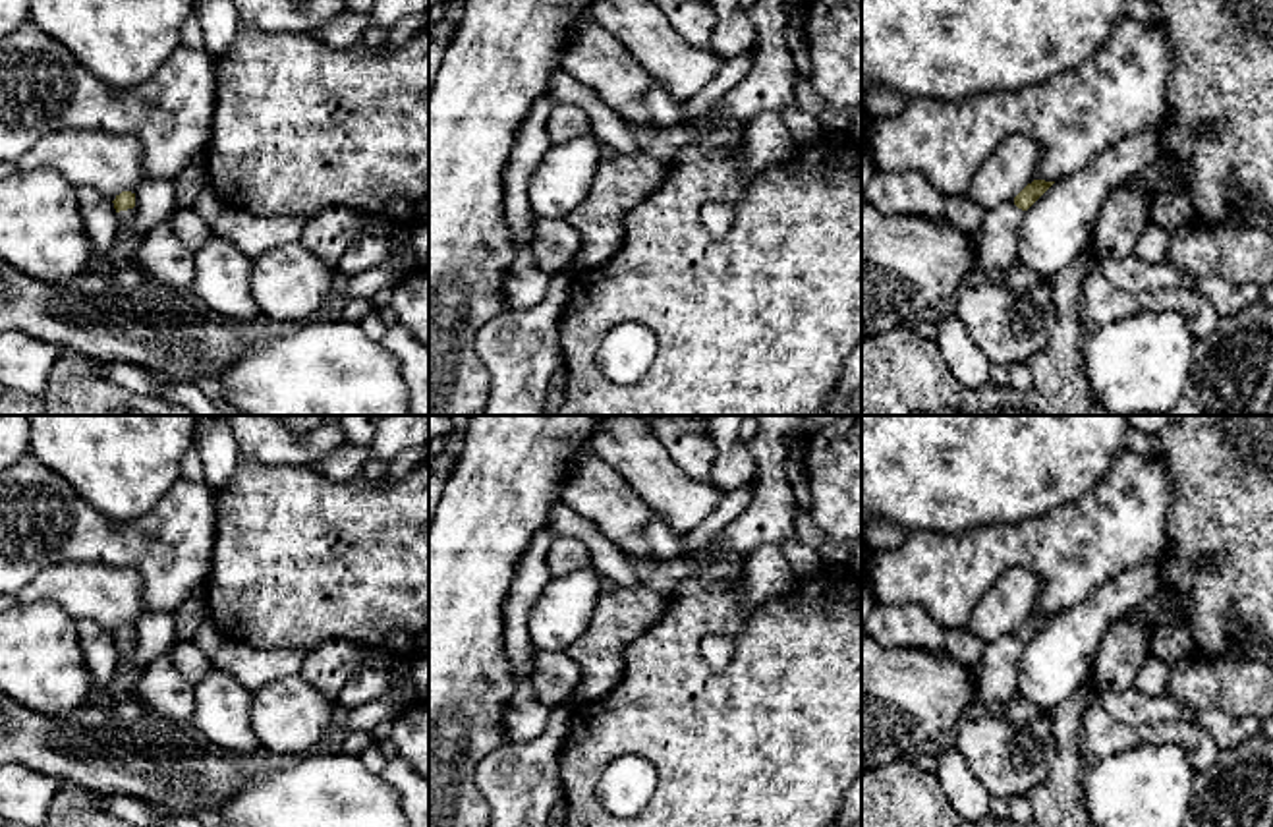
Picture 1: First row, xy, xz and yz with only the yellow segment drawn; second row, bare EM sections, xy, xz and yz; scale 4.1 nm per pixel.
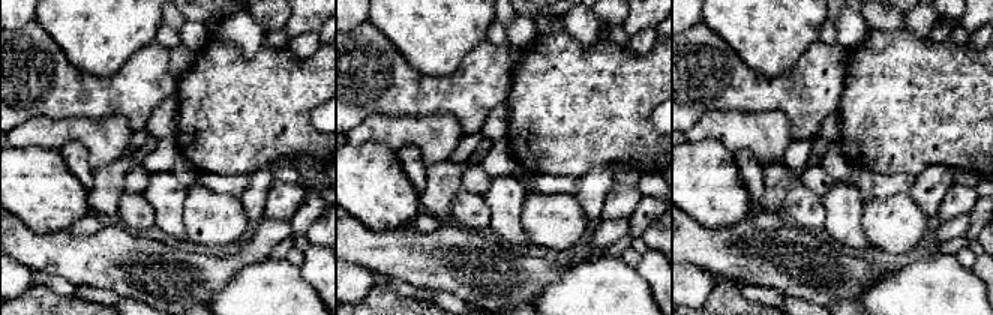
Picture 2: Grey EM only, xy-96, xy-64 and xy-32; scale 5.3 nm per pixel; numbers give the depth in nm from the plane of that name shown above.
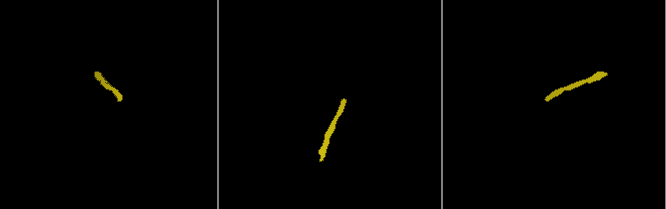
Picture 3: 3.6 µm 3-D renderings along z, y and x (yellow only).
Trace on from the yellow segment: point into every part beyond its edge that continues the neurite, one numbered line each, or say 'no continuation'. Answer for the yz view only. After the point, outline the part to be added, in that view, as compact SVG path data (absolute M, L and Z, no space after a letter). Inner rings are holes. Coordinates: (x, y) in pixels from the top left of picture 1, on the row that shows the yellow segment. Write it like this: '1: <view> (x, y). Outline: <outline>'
1: yz (997, 240). Outline: M1006 201L985 211L981 228L976 234L977 269L987 274L1006 272L1018 265L1018 236L1024 211Z

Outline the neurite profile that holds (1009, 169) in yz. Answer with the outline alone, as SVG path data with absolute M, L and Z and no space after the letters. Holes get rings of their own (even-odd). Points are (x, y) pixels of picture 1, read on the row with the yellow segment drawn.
M1008 135L979 164L964 193L983 211L993 211L1033 182L1041 147L1026 135Z

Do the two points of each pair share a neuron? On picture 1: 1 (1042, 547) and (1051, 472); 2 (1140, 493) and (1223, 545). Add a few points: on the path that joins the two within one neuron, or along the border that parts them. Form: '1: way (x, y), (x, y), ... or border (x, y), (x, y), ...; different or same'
1: border (1088, 489), (1044, 513), (1003, 522); different
2: border (1163, 466), (1173, 489), (1165, 555); different

